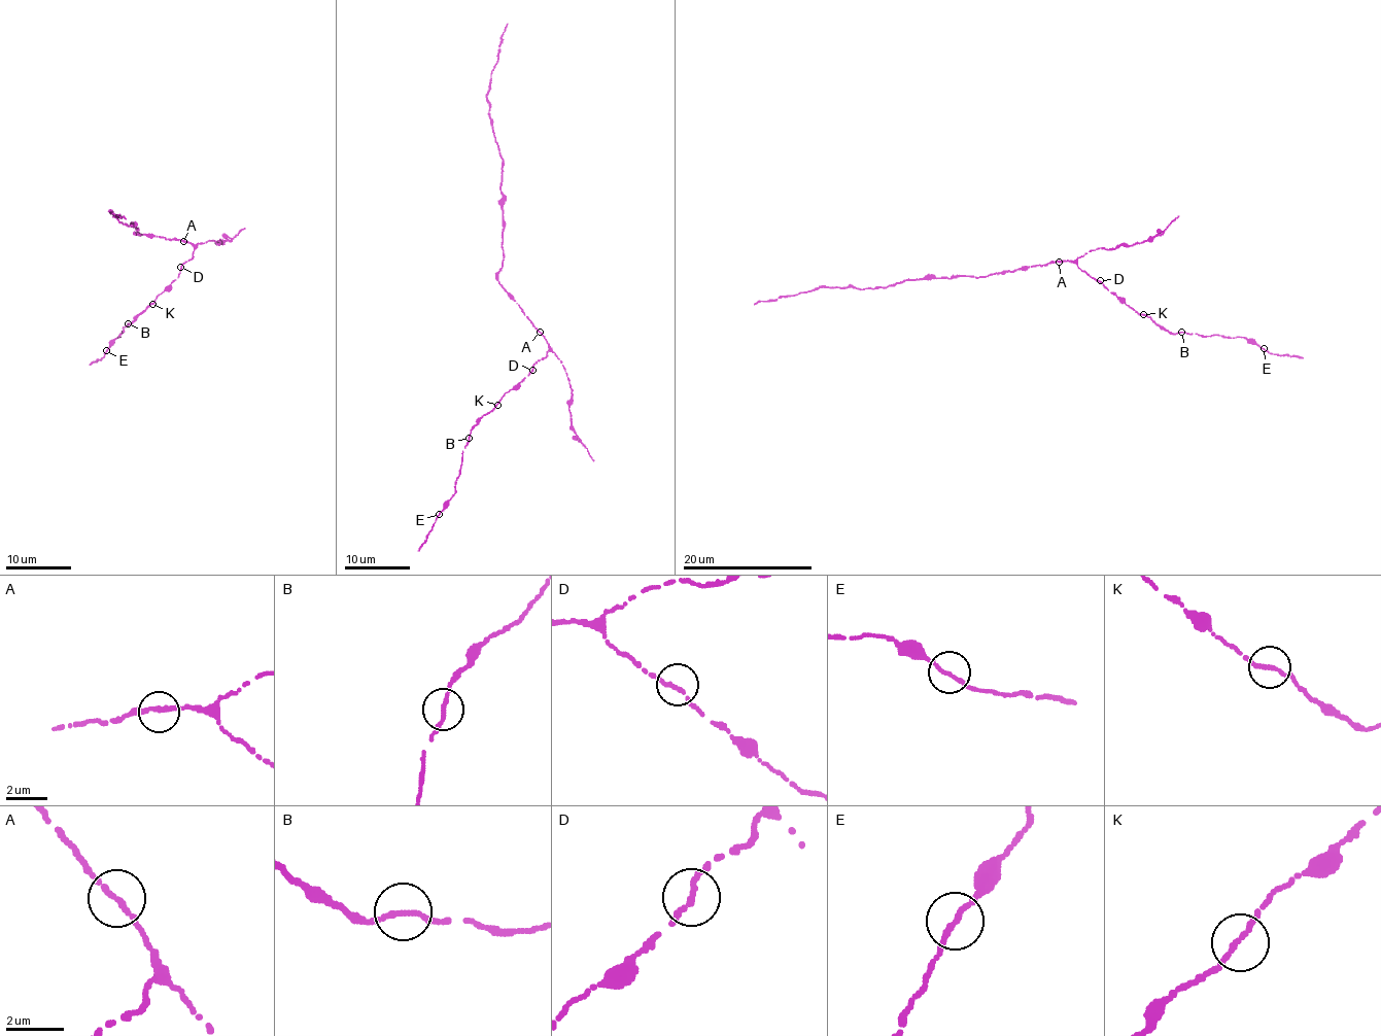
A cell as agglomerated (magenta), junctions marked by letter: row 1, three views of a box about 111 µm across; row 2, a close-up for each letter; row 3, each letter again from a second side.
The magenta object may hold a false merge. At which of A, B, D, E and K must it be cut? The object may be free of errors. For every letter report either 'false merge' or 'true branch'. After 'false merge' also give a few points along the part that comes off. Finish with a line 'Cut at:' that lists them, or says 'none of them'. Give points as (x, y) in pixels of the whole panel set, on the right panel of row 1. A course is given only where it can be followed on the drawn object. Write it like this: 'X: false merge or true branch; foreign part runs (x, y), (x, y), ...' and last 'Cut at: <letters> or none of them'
A: true branch
B: true branch
D: true branch
E: true branch
K: true branch
Cut at: none of them

